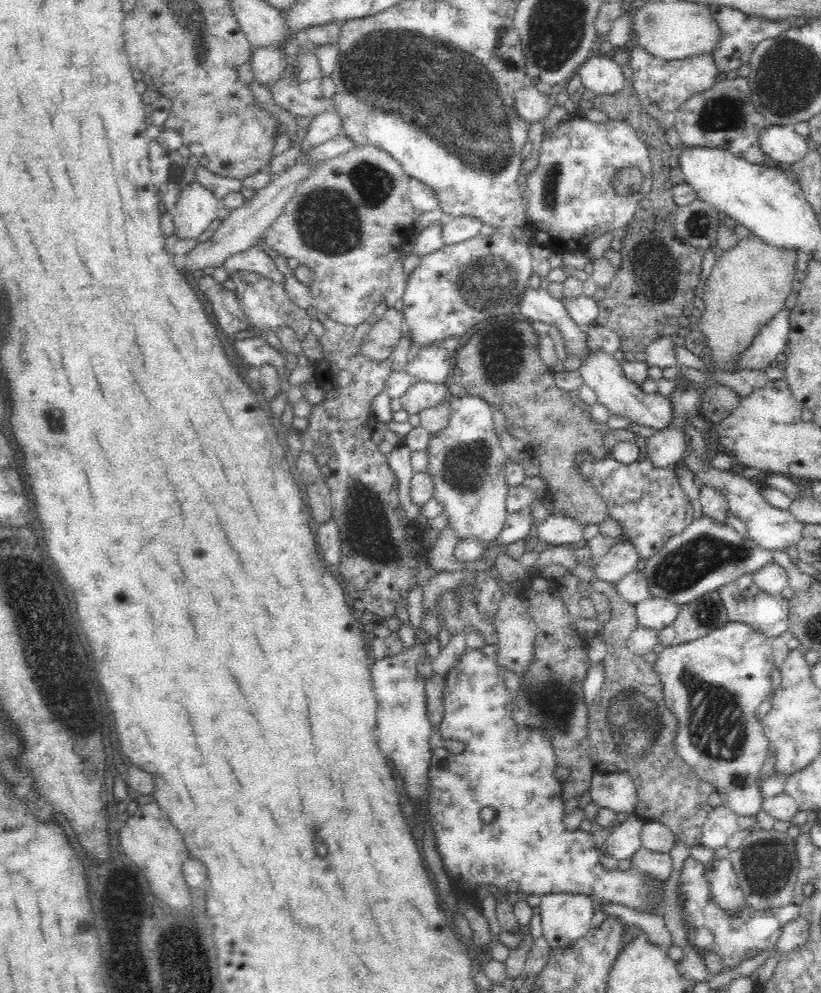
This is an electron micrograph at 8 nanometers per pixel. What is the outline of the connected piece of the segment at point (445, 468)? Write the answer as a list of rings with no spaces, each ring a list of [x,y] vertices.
[[[461,396],[448,399],[451,415],[448,427],[432,433],[424,451],[428,455],[428,466],[423,469],[432,477],[432,498],[442,506],[447,525],[457,540],[470,537],[488,544],[503,529],[508,515],[505,503],[509,484],[505,479],[505,466],[510,461],[496,437],[492,407],[479,396]]]

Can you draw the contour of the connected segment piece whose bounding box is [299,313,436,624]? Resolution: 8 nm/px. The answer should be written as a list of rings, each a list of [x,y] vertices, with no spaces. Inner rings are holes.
[[[320,313],[318,320],[324,326],[325,332],[319,337],[321,360],[314,362],[312,367],[315,371],[314,380],[325,392],[325,399],[312,406],[310,414],[306,417],[308,428],[299,432],[299,436],[303,450],[312,453],[312,458],[316,459],[321,477],[326,481],[333,498],[332,518],[338,525],[342,551],[340,574],[350,588],[358,592],[358,599],[362,600],[365,606],[365,618],[374,624],[394,617],[396,604],[405,602],[407,590],[414,588],[416,584],[426,586],[429,577],[436,574],[427,563],[426,548],[423,546],[422,533],[418,530],[418,525],[411,523],[404,515],[404,509],[399,506],[399,480],[390,468],[388,457],[371,440],[374,428],[369,410],[370,400],[385,390],[386,379],[392,372],[405,371],[416,350],[412,352],[412,338],[405,329],[392,356],[382,362],[373,362],[367,360],[360,352],[364,336],[372,329],[370,322],[365,321],[359,326],[348,327],[337,324]]]

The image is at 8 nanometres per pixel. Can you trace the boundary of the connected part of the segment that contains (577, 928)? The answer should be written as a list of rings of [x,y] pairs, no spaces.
[[[556,893],[541,895],[539,904],[542,916],[543,936],[552,949],[564,948],[576,943],[592,931],[591,919],[595,910],[595,900],[584,894]]]

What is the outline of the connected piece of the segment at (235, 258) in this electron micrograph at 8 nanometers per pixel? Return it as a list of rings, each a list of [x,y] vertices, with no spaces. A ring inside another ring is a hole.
[[[259,244],[244,252],[229,256],[220,266],[224,267],[228,276],[237,272],[253,272],[280,284],[285,281],[285,276],[278,270],[275,261]]]

